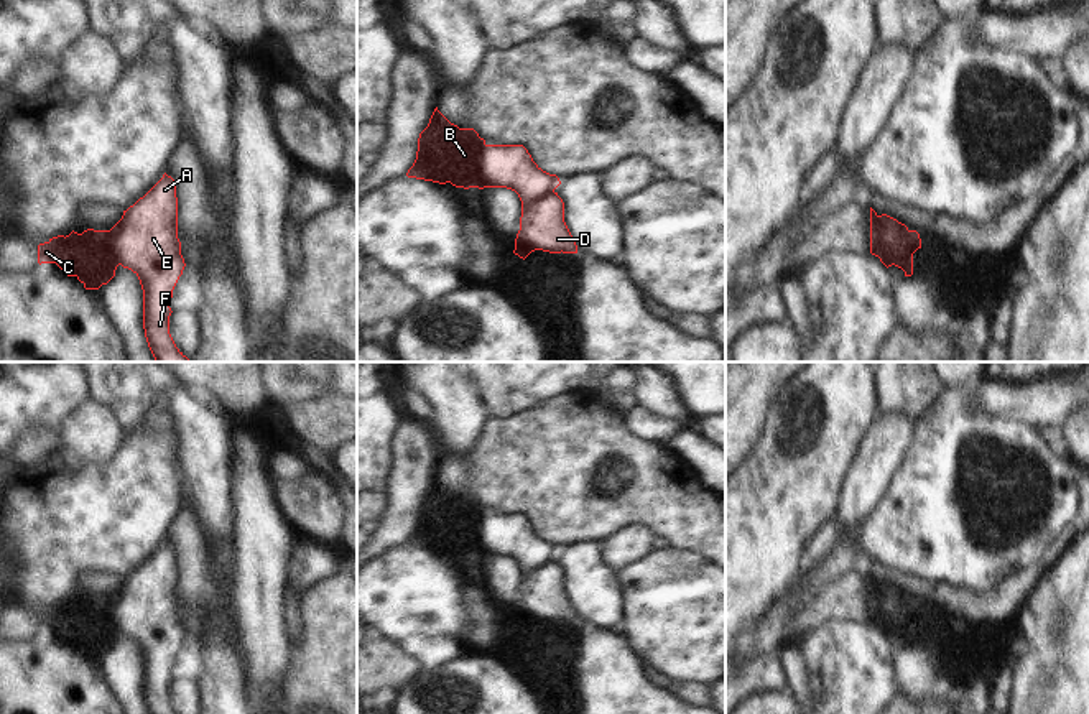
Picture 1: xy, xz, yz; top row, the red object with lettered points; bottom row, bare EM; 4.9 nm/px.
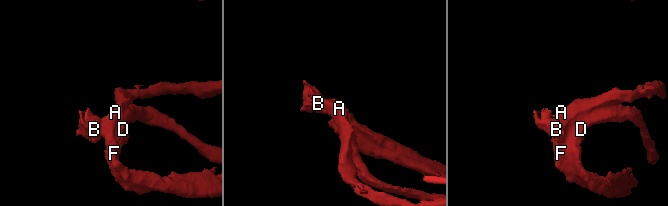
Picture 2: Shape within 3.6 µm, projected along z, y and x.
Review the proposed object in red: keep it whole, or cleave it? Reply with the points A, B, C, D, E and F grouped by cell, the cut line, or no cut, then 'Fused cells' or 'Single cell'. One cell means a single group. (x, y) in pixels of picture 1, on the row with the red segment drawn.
Groups: A D E F / B C. Split along yz (877, 216), (879, 250), (894, 262). Fused cells

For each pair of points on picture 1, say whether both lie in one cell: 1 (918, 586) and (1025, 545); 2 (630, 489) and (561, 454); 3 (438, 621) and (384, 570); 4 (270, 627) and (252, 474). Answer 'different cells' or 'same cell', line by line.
1: different cells
2: same cell
3: same cell
4: same cell

